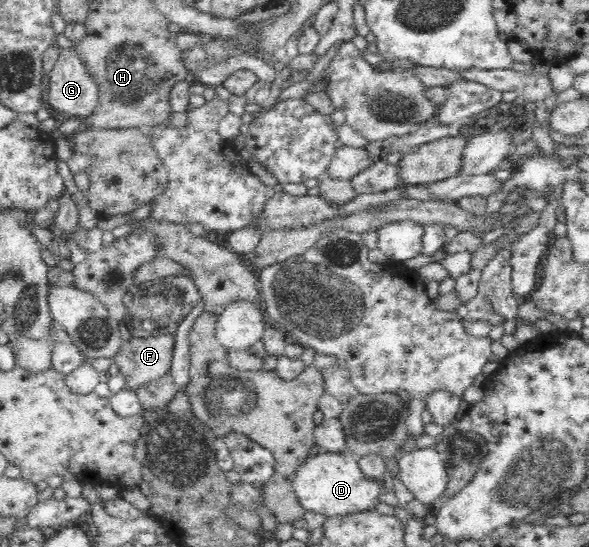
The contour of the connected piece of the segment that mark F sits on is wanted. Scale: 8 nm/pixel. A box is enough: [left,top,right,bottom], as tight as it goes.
[115,326,176,390]

